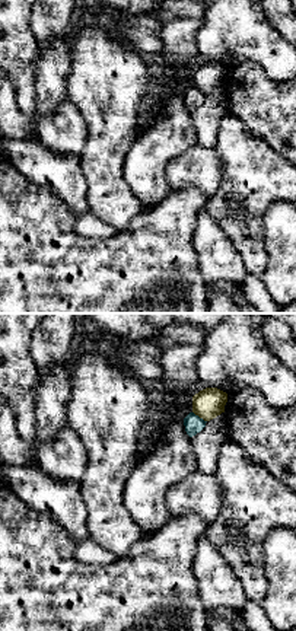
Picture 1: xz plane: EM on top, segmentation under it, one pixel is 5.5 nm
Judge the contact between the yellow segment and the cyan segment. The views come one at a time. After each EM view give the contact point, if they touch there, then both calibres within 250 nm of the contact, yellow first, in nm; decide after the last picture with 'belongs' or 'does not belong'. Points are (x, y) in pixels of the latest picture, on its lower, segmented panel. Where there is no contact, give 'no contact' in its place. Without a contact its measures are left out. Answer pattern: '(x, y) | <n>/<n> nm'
(200, 417) | 170/100 nm

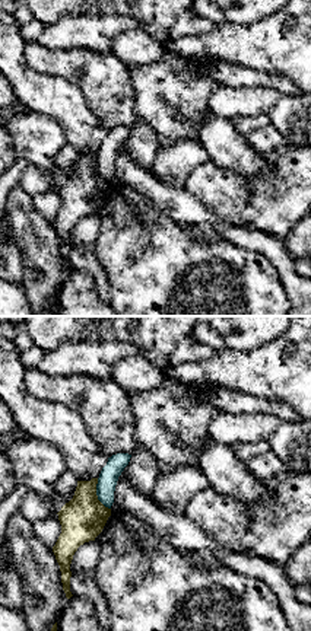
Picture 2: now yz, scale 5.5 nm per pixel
(95, 494) | 240/110 nm

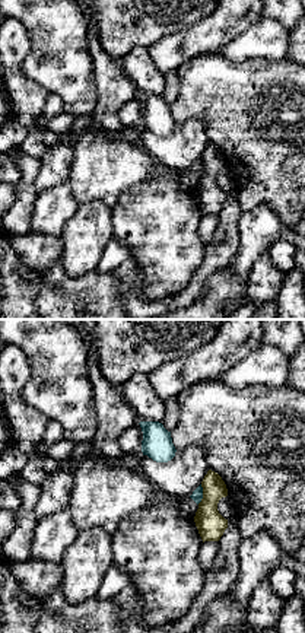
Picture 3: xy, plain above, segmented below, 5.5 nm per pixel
(203, 495) | 160/60 nm

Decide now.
does not belong

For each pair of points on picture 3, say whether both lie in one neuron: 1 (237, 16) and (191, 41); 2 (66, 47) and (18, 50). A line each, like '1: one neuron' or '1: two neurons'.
1: one neuron
2: two neurons

